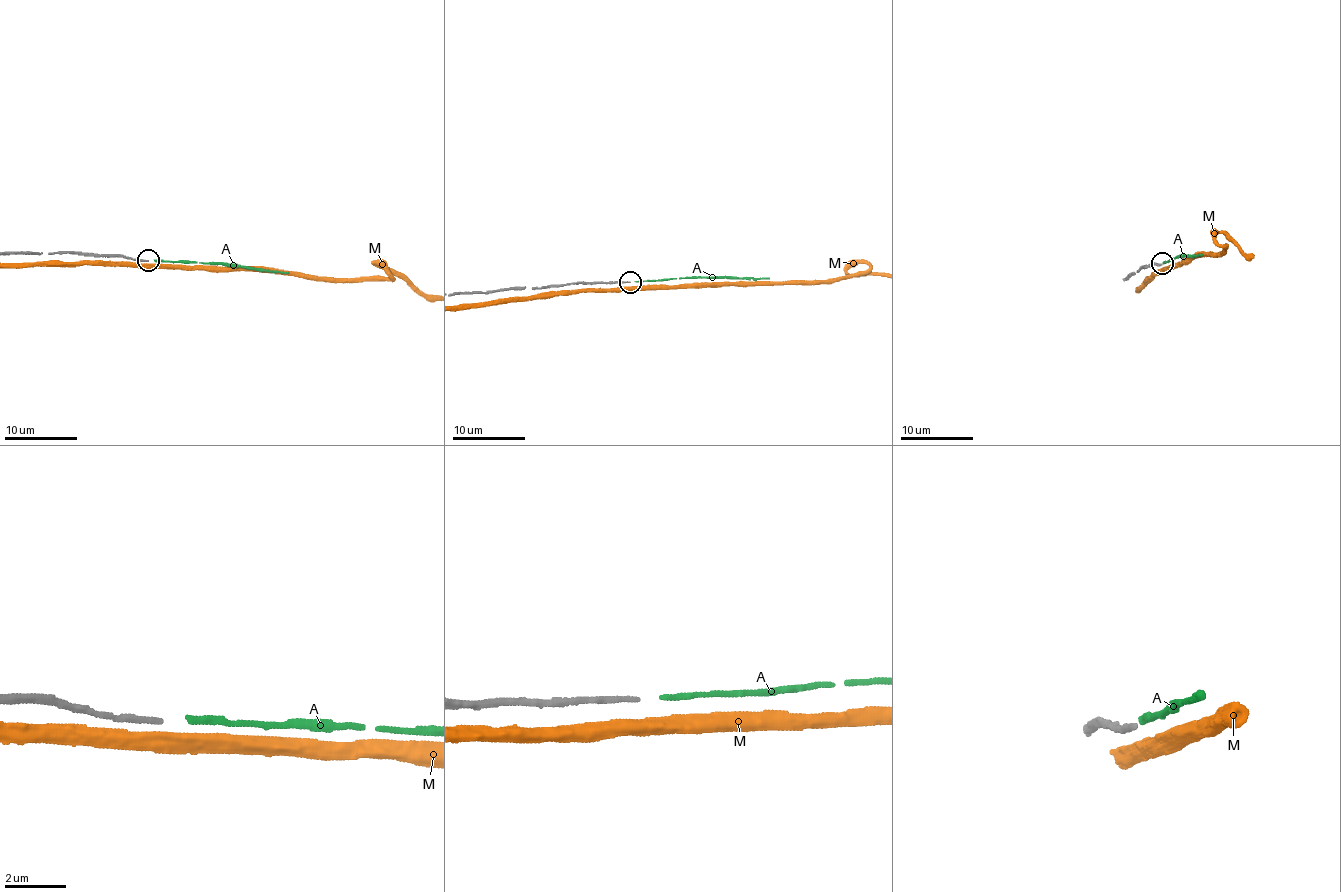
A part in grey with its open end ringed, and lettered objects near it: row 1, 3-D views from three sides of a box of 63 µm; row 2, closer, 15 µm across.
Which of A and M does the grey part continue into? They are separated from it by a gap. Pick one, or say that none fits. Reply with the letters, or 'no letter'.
A

